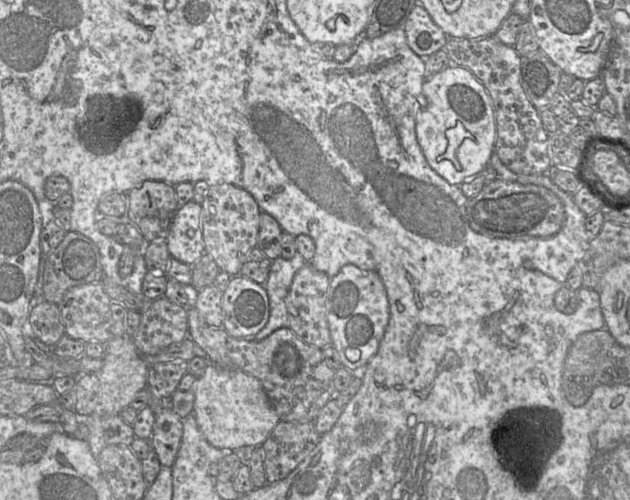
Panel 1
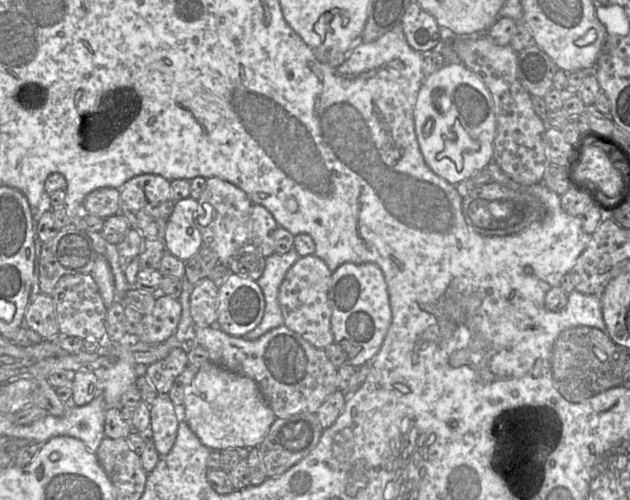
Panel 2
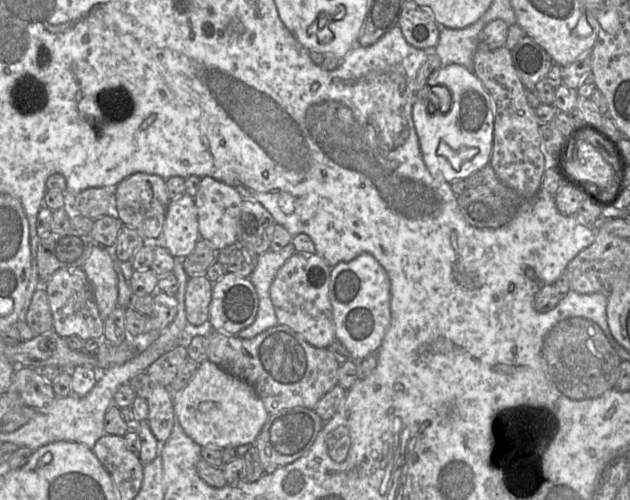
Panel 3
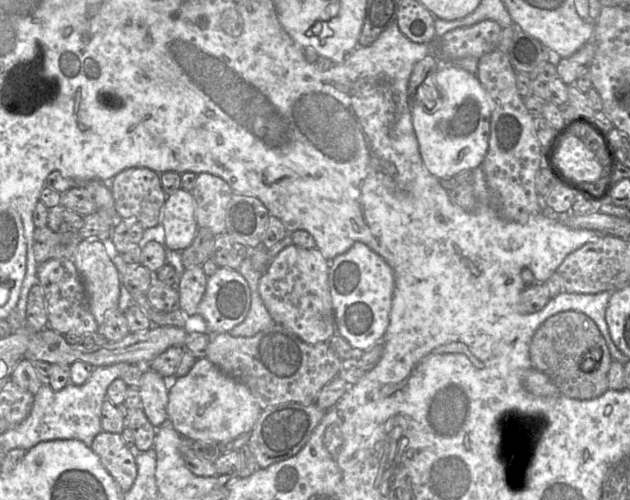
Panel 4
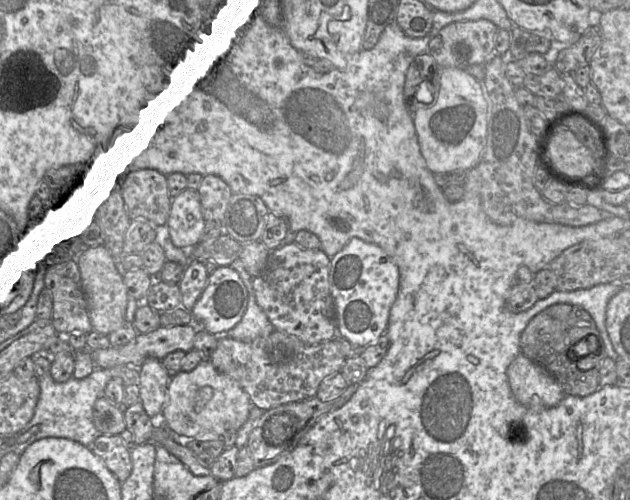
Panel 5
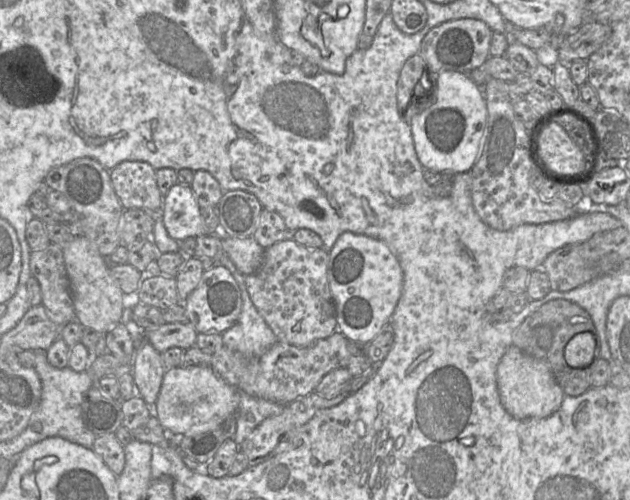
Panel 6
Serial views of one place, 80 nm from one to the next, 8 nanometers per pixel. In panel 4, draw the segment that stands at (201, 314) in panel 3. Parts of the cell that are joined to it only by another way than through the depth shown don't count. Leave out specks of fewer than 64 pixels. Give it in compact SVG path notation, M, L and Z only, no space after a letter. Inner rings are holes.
M201 265L185 268L178 285L179 307L187 316L197 314L198 305L204 295L207 276Z

